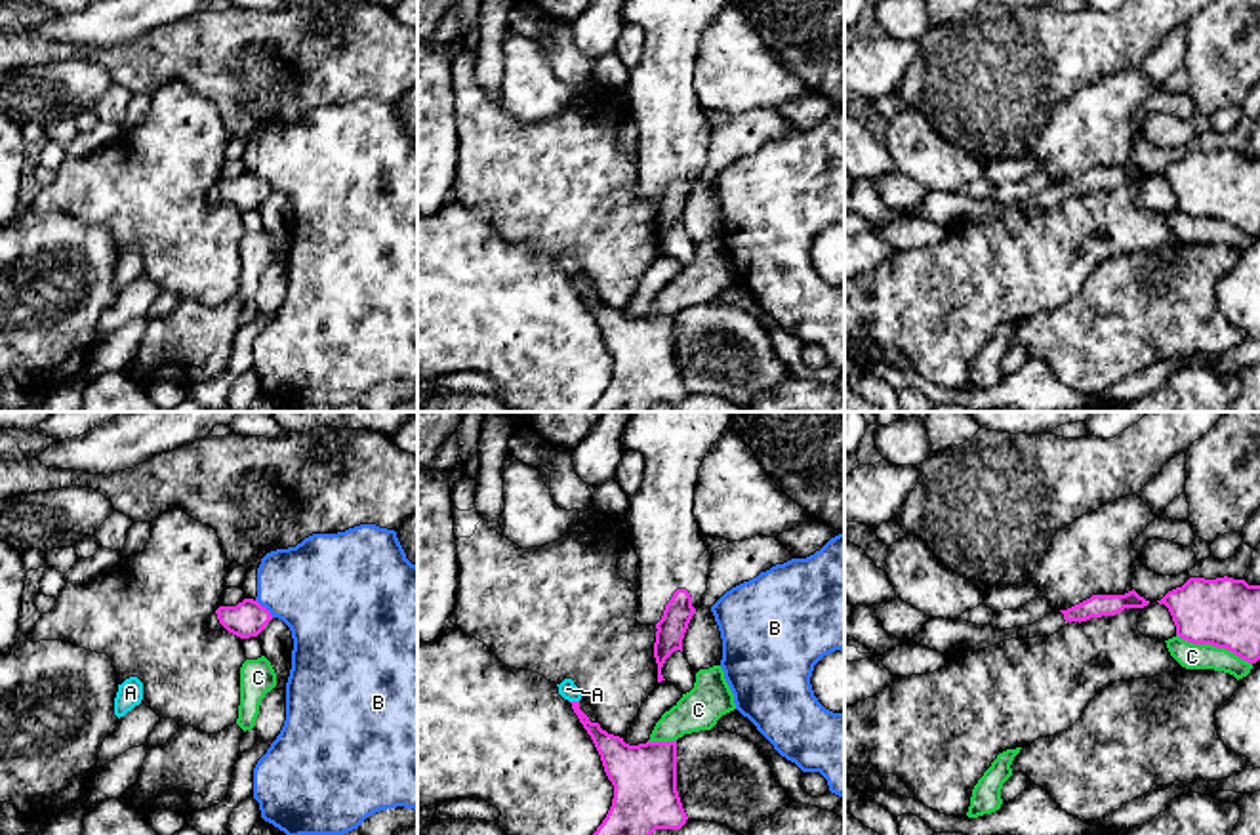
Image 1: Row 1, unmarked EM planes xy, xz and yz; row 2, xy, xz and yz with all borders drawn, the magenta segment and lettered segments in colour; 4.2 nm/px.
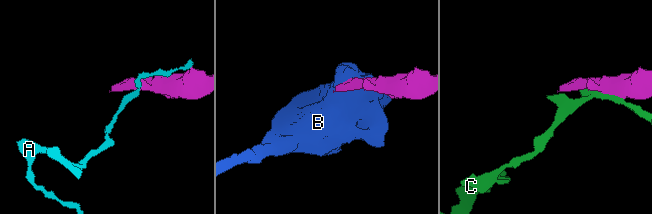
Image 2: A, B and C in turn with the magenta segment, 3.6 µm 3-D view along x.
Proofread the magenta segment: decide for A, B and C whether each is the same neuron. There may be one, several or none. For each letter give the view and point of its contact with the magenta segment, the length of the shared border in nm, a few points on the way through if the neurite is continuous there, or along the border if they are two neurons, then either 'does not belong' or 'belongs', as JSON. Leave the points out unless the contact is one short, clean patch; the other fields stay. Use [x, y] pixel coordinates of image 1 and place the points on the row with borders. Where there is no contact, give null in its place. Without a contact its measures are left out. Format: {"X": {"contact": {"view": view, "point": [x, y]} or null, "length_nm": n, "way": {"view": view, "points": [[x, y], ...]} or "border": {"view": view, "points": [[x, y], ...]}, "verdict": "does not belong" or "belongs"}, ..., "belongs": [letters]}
{"A": {"contact": {"view": "xz", "point": [574, 702]}, "length_nm": 40, "verdict": "does not belong"}, "B": {"contact": {"view": "xy", "point": [265, 609]}, "length_nm": 110, "border": {"view": "xy", "points": [[256, 599], [273, 616]]}, "verdict": "does not belong"}, "C": {"contact": {"view": "yz", "point": [1215, 645]}, "length_nm": 340, "verdict": "does not belong"}, "belongs": []}

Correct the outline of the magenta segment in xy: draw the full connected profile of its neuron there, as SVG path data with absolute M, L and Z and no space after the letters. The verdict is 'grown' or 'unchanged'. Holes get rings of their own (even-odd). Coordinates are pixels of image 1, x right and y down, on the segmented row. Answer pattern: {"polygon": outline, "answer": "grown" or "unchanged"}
{"polygon": "M244 599L236 606L219 606L208 618L212 631L229 631L240 639L257 637L273 620L271 612L254 599Z", "answer": "grown"}

